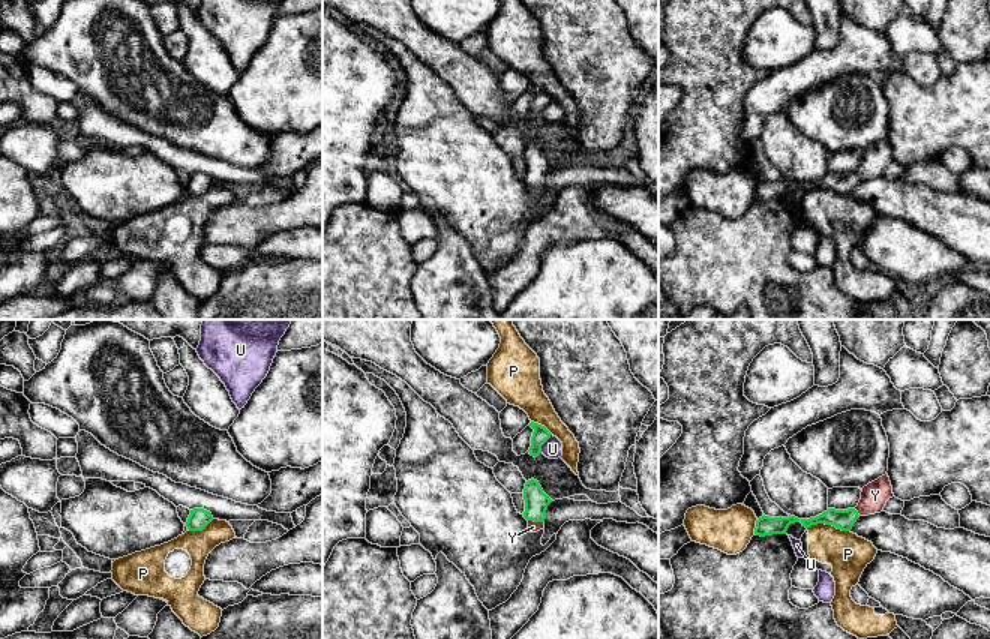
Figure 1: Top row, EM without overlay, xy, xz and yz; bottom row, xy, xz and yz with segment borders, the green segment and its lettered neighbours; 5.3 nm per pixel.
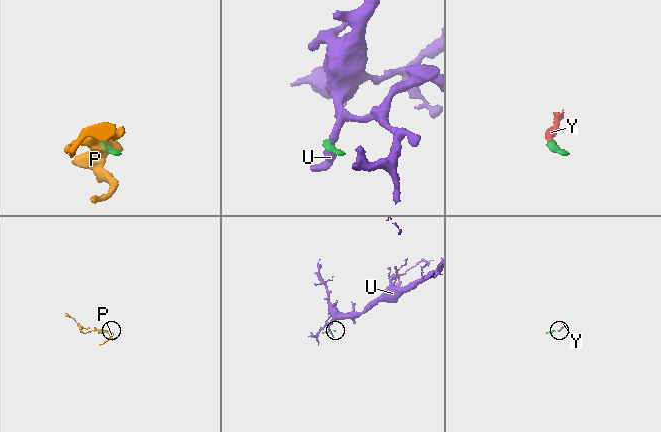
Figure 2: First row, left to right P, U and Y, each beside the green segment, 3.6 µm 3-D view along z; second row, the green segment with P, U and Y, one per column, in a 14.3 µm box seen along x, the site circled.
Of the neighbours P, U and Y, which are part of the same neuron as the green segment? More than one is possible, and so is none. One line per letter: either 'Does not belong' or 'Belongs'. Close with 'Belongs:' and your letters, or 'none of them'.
P: Does not belong
U: Does not belong
Y: Belongs
Belongs: Y

